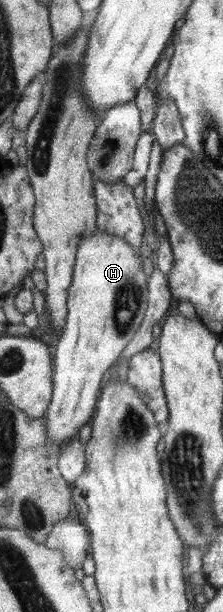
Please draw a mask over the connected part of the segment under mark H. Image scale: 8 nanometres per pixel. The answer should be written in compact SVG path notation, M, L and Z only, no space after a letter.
M98 231L78 243L72 283L65 300L68 314L65 316L58 342L53 347L53 390L44 416L47 420L47 441L61 446L64 441L76 436L81 426L88 422L88 416L93 416L94 405L100 392L98 384L104 372L117 362L120 353L140 326L147 305L146 295L146 276L142 269L141 257L139 259L124 240Z

